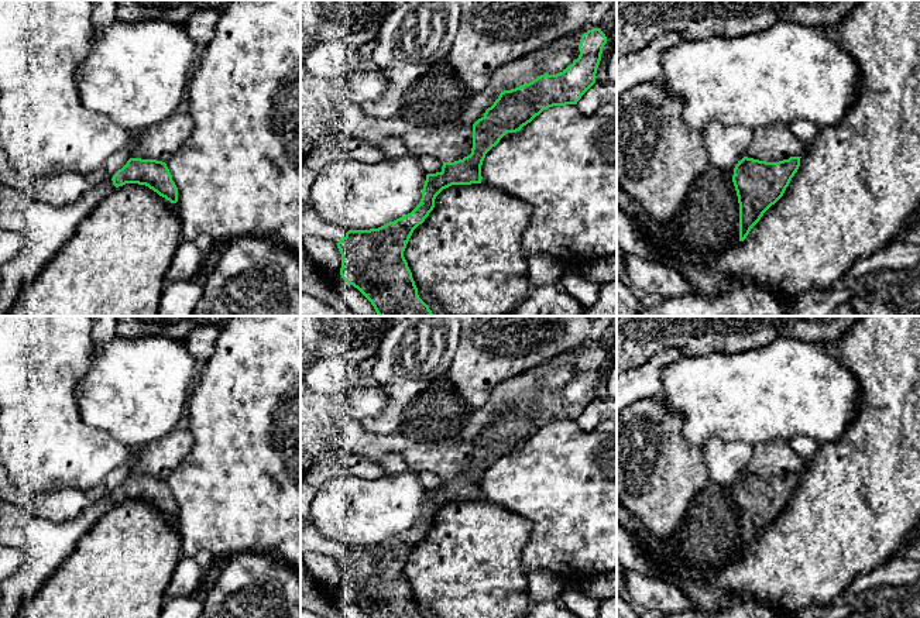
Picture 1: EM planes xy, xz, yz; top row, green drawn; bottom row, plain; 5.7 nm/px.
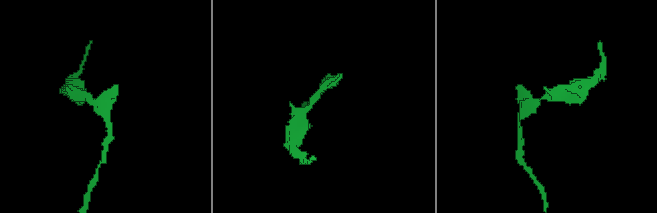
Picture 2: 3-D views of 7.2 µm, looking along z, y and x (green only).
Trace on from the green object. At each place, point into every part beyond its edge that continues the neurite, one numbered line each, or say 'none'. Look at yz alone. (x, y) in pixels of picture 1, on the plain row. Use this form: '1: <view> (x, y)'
none

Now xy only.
none

